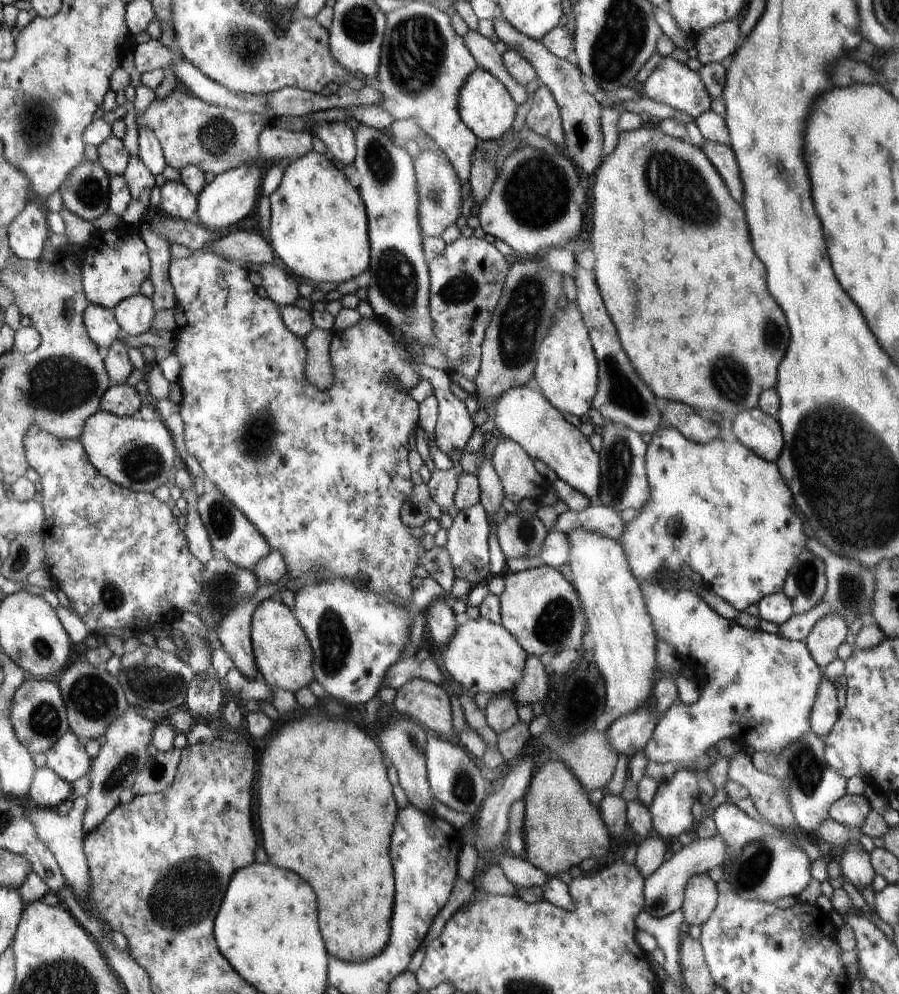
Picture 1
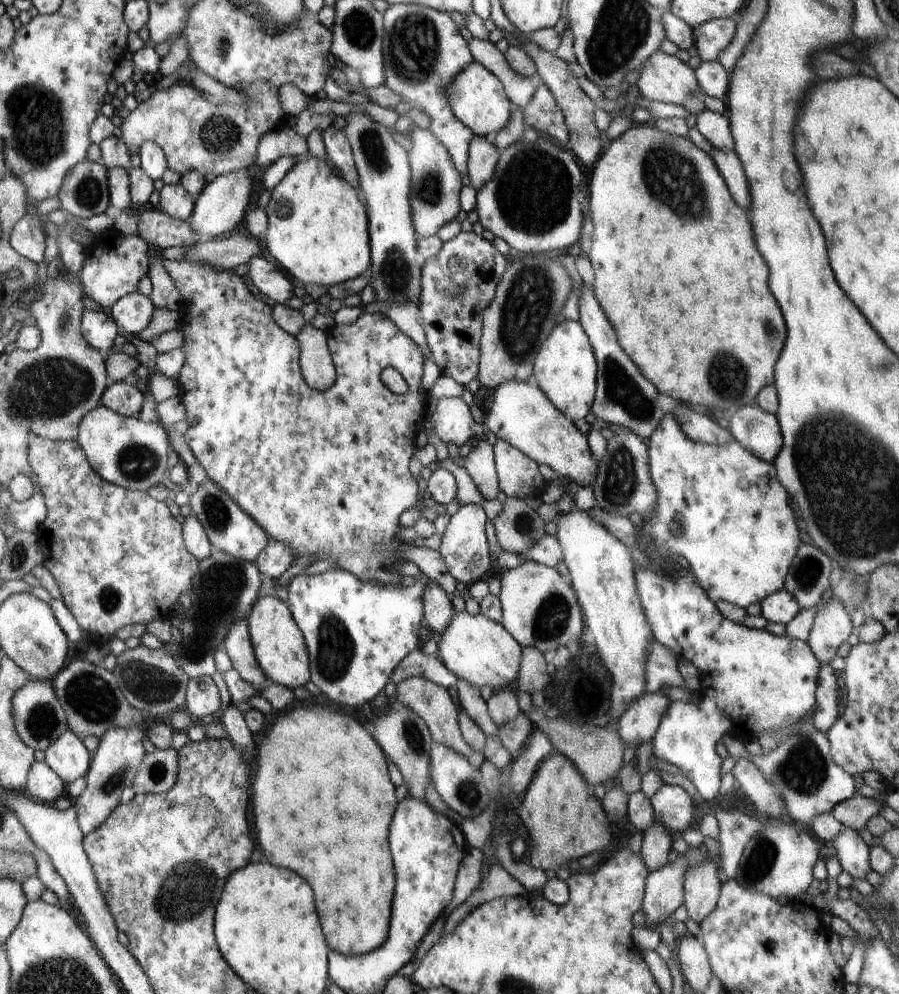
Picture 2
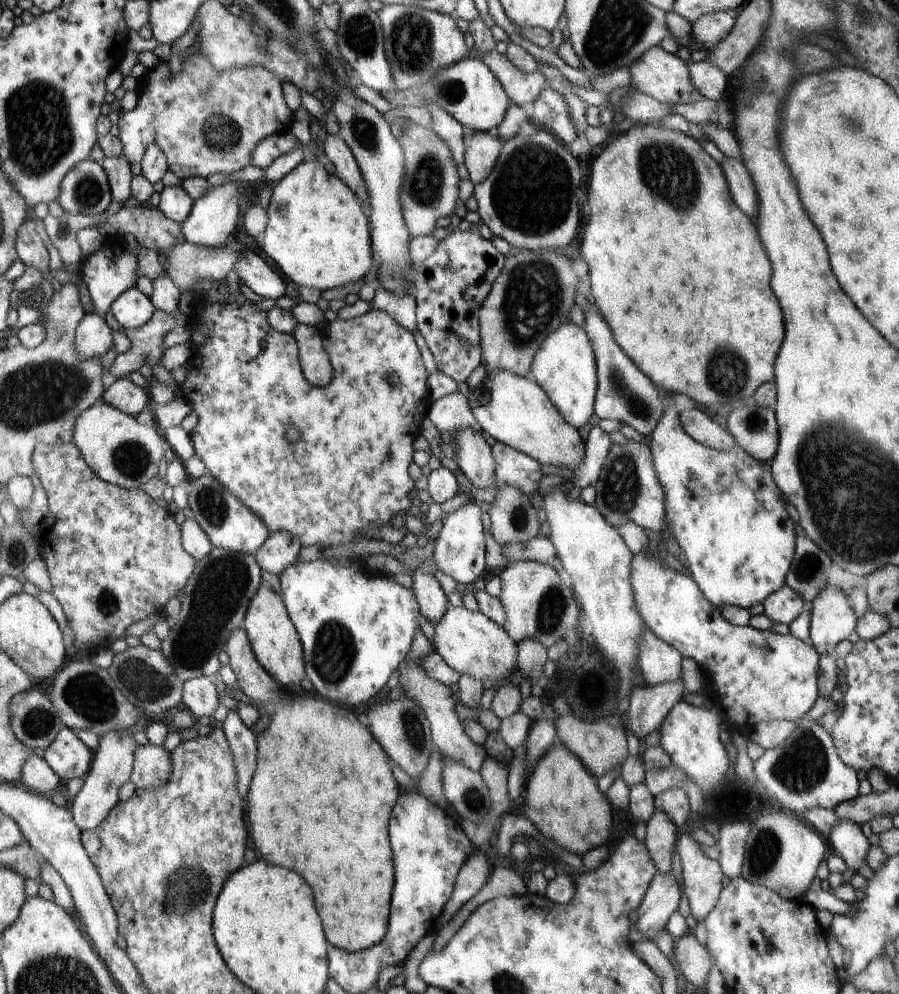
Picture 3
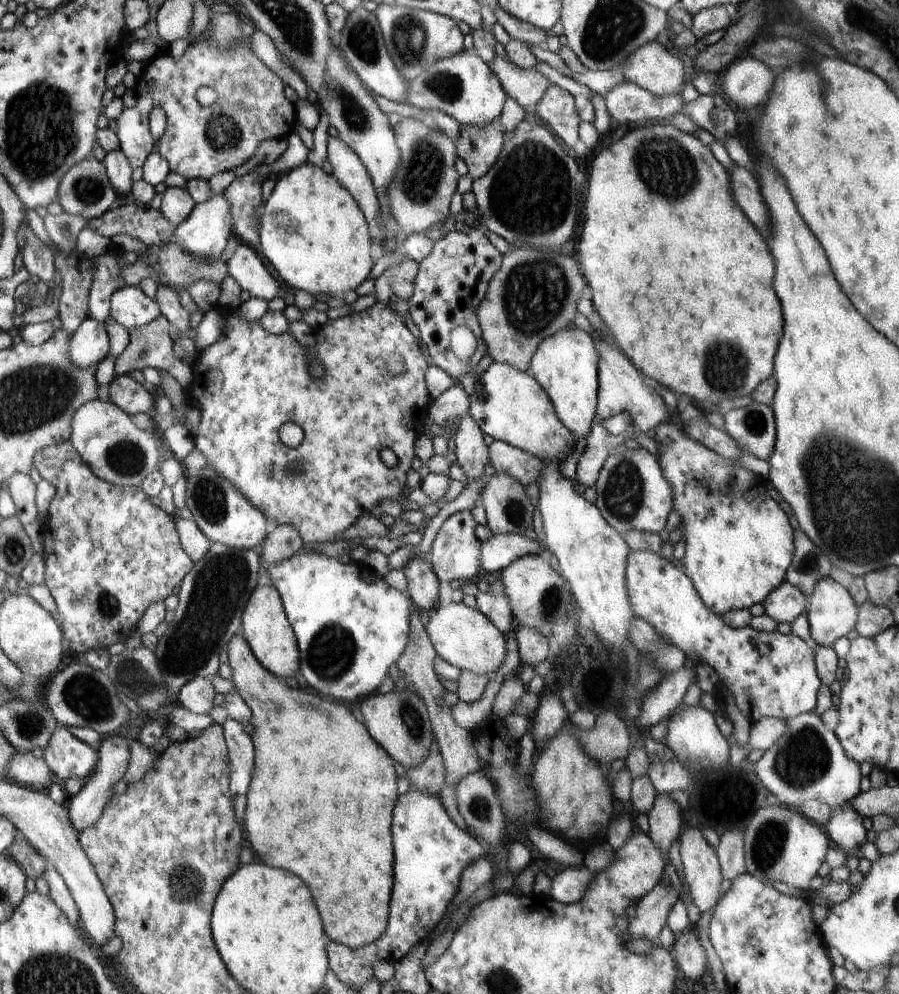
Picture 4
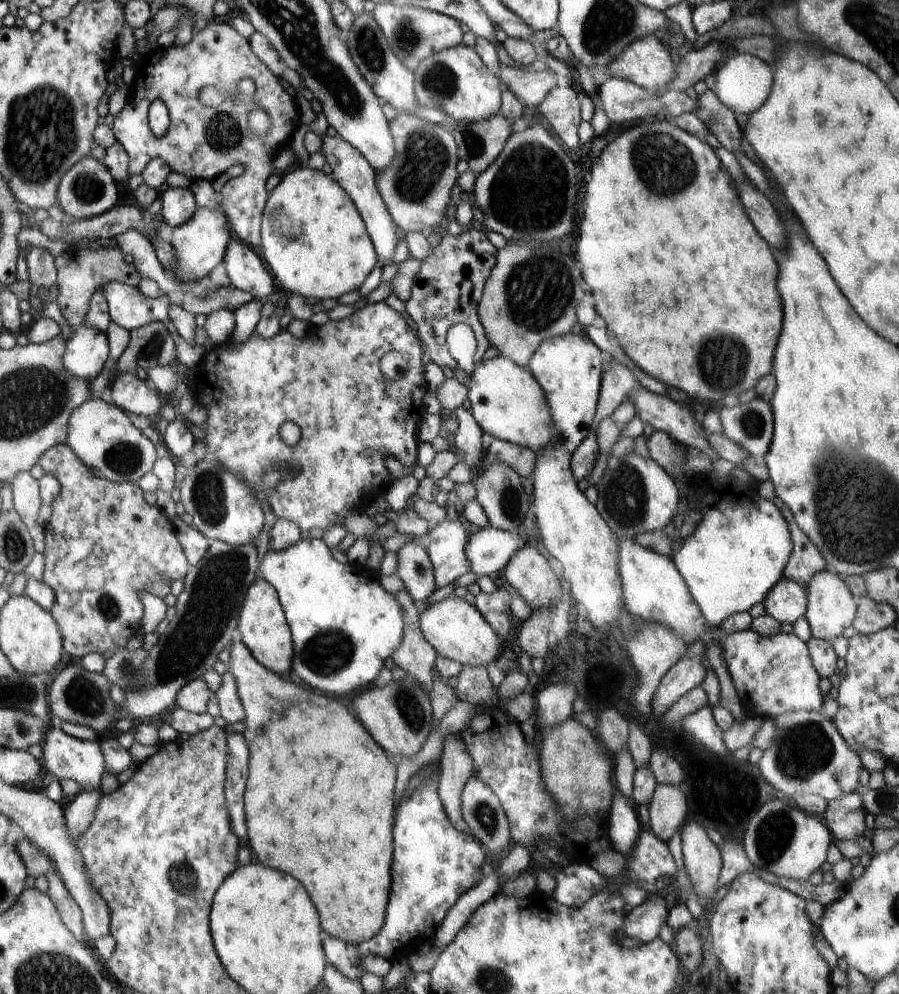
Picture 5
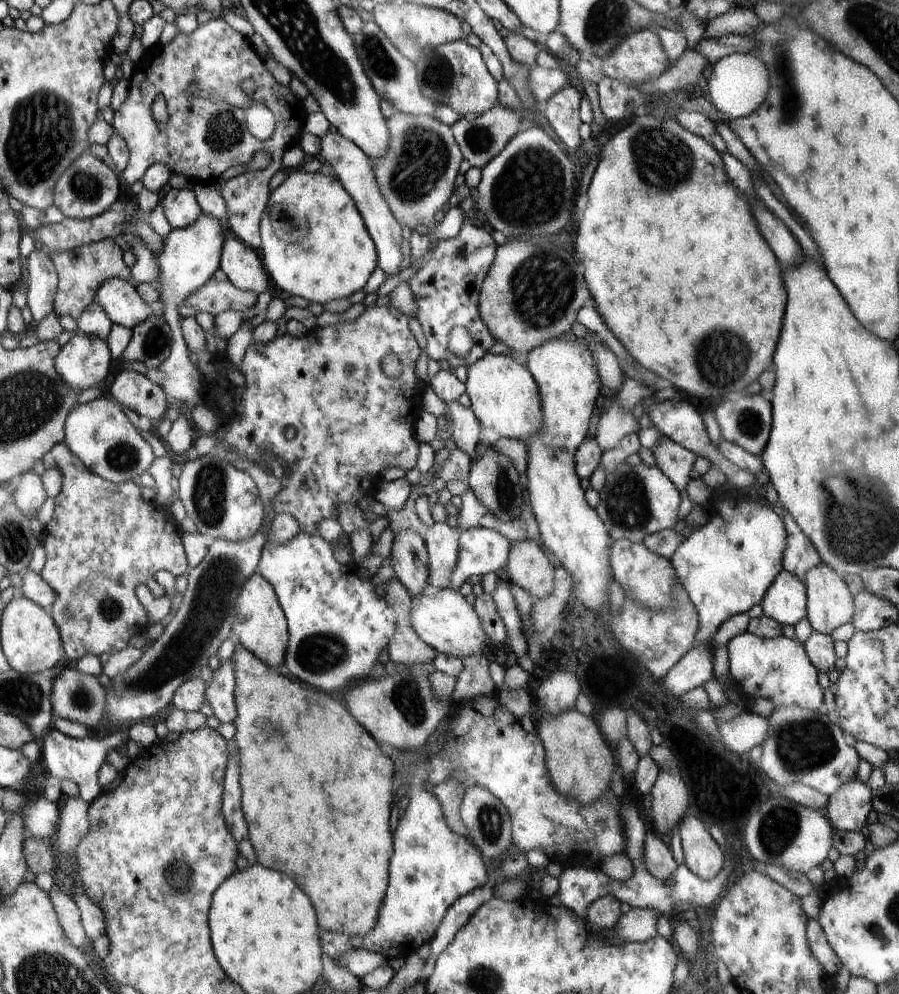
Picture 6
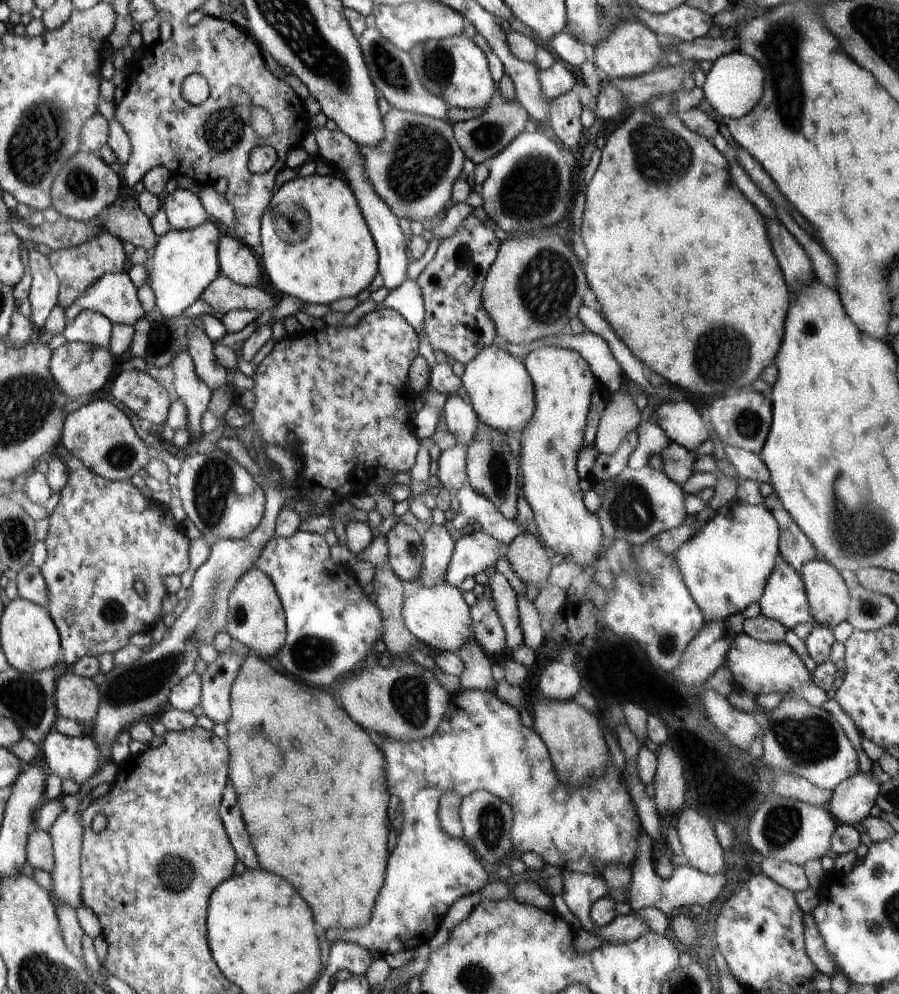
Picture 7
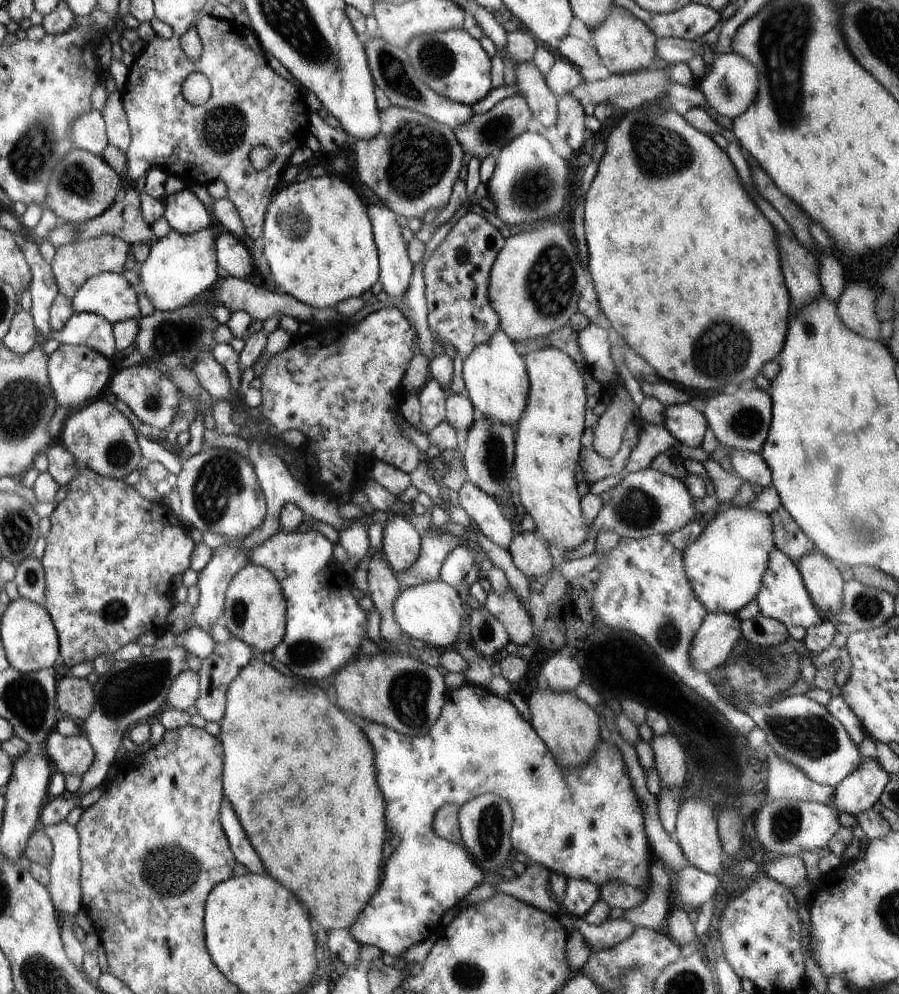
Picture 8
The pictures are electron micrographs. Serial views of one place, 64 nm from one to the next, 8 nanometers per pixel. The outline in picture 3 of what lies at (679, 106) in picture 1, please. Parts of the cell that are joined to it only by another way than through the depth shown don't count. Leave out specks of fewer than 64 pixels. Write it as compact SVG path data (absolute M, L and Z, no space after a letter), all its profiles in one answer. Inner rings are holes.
M660 45L647 50L638 61L629 66L629 69L632 75L632 86L641 93L654 97L658 102L681 105L695 103L690 95L693 84L687 64L677 55L664 51Z

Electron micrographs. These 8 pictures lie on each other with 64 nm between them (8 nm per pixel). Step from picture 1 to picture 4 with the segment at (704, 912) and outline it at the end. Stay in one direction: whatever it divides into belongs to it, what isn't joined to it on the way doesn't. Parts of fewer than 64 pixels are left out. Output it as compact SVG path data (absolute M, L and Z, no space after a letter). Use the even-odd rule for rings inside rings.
M689 828L679 836L684 876L698 912L714 908L720 898L722 874L716 850L704 840L702 832Z

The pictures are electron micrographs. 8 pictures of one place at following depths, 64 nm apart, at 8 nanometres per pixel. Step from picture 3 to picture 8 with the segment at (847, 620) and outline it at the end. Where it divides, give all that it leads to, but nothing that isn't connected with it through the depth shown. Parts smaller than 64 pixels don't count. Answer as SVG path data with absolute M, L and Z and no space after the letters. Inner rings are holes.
M816 551L804 555L796 564L802 575L805 587L815 604L818 612L823 616L830 612L829 616L834 621L839 620L843 604L843 590L845 581L834 564L827 556Z

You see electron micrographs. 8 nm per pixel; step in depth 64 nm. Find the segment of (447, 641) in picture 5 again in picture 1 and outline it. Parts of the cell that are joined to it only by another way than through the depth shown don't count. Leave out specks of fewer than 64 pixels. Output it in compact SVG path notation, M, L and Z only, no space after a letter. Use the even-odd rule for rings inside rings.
M482 617L460 622L442 654L444 668L472 695L482 692L491 696L512 693L522 682L526 659L526 652L508 630Z

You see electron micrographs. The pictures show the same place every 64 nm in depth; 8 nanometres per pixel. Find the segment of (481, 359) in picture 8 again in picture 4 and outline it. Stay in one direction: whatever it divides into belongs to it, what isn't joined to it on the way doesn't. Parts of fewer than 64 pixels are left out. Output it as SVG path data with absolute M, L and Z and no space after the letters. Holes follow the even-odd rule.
M492 362L477 380L474 393L469 396L469 414L483 434L495 440L506 442L519 450L544 460L564 461L575 449L574 436L558 420L552 402L540 384L528 376L526 371L516 370L504 362ZM484 389L484 400L478 399L477 390Z

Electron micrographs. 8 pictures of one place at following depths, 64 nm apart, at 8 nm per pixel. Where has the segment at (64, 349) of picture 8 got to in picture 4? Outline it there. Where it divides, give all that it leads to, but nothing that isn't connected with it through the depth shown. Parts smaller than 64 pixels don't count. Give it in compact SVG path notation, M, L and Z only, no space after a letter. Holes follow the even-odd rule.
M90 317L86 318L72 334L68 350L70 362L84 370L98 366L109 353L109 337L105 326L100 326L100 322Z

